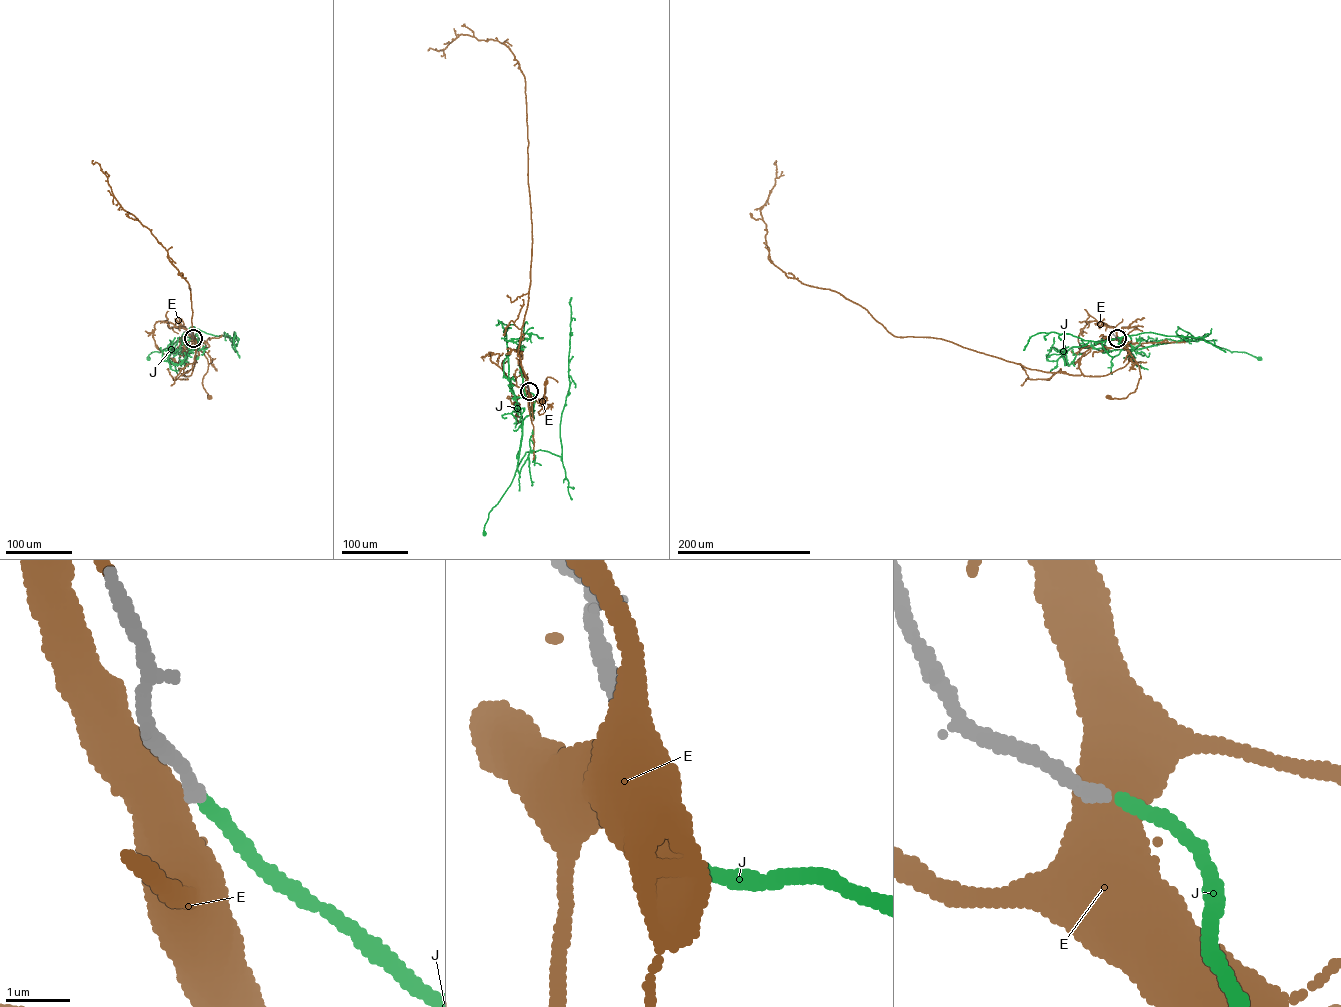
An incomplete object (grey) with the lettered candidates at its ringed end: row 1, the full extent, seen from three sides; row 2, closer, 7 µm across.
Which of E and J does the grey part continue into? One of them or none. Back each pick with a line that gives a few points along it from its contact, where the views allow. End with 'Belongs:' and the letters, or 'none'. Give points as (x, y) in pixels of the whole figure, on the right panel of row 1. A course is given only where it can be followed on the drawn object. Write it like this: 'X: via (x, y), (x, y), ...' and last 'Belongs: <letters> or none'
J: via (1117, 338), (1130, 352), (1142, 339), (1156, 345), (1197, 337), (1231, 352), (1245, 352), (1259, 358)
Belongs: J

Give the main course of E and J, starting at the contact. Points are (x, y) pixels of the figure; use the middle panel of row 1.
E: (529, 391), (543, 408), (543, 413), (538, 412), (543, 405), (546, 383)
J: (529, 391), (533, 394), (534, 406), (520, 426), (522, 433), (515, 475), (489, 513), (484, 533)

